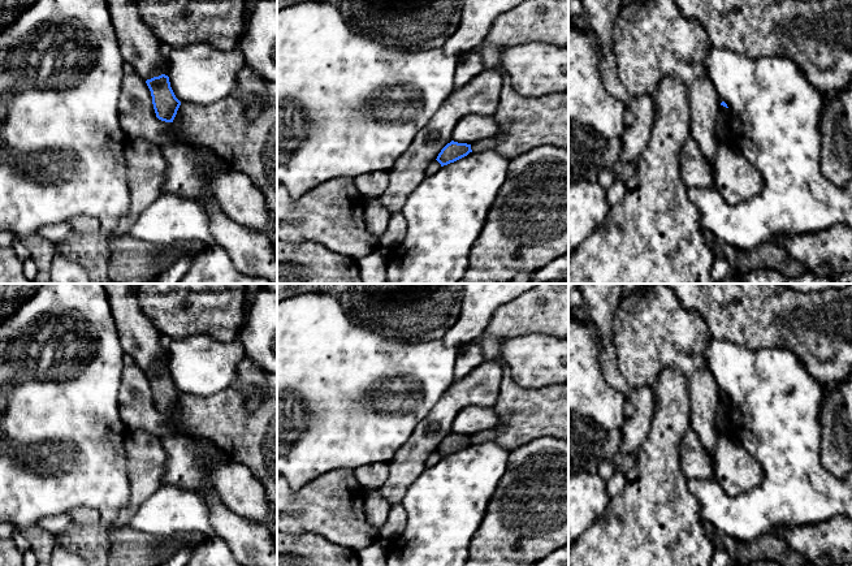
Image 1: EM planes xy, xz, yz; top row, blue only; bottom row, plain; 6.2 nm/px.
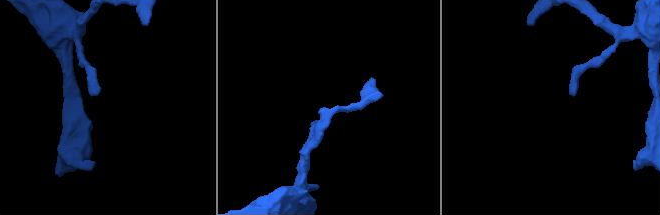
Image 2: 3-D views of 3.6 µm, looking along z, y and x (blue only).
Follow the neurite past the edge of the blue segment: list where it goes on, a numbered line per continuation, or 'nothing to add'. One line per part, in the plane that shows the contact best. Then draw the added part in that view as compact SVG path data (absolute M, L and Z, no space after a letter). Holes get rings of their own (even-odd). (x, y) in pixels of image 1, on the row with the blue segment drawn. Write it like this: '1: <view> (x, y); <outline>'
nothing to add

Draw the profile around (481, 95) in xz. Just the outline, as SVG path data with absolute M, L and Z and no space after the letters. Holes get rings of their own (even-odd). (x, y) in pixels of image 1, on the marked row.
M484 69L441 104L388 172L389 183L379 199L390 215L402 212L408 195L425 178L427 167L453 141L453 130L460 118L471 113L496 115L506 82L498 70Z

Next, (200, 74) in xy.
M196 43L168 52L169 82L181 103L209 105L238 88L238 74L246 64L242 49L222 51Z

